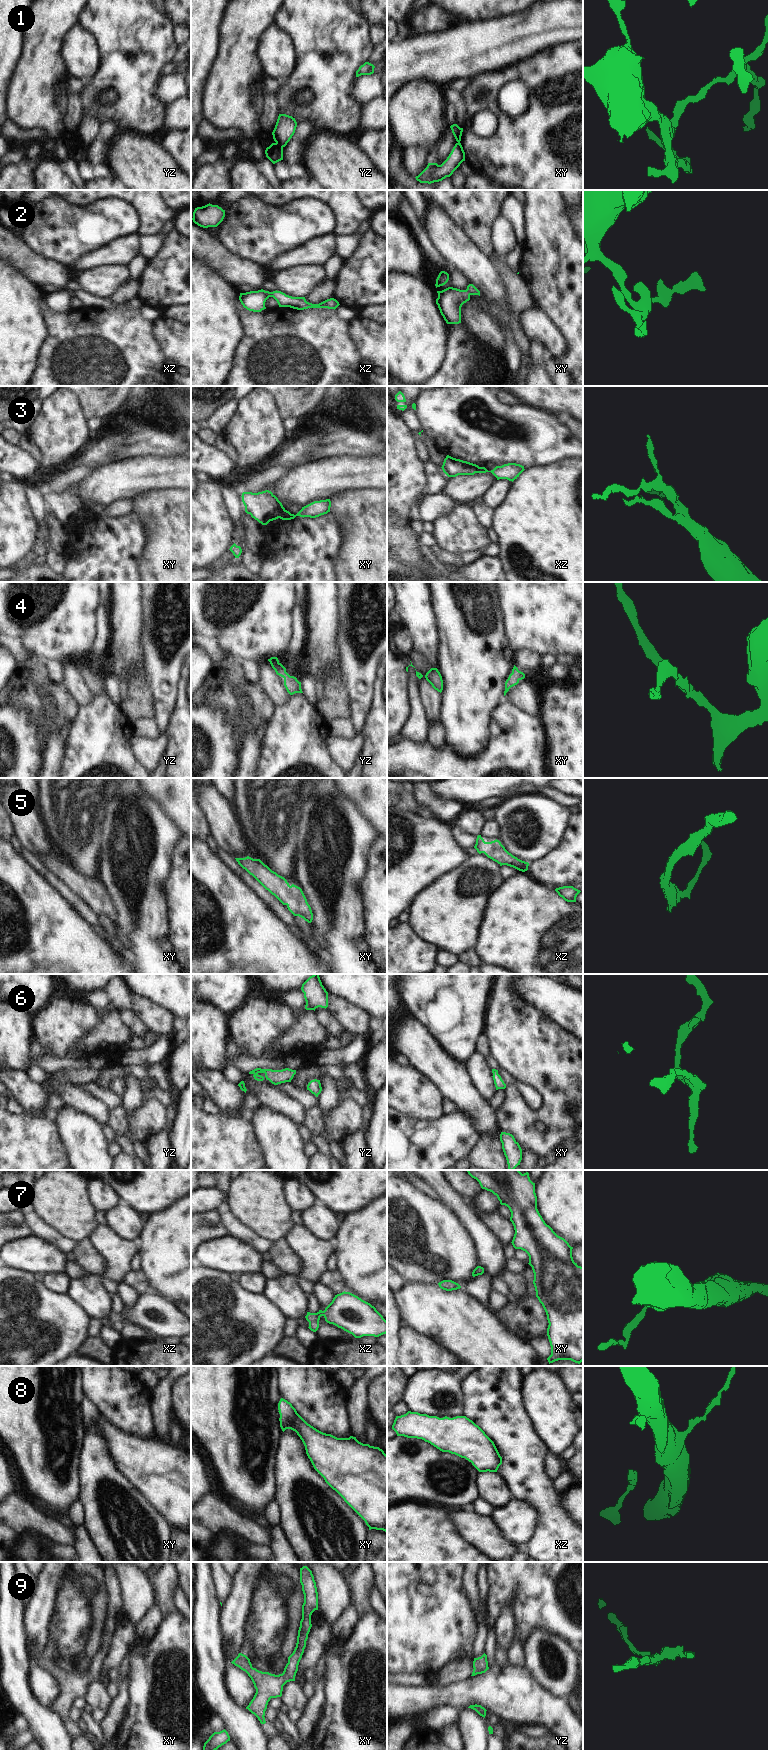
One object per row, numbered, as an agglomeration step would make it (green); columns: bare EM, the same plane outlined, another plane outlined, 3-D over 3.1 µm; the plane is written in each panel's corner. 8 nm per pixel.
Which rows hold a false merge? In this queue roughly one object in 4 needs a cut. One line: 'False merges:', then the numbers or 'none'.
False merges: 1, 3

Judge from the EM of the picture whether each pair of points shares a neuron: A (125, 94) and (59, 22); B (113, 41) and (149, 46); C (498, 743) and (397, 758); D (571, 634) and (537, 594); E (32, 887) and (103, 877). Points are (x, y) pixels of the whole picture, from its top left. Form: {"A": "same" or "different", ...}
{"A": "different", "B": "same", "C": "same", "D": "same", "E": "different"}

